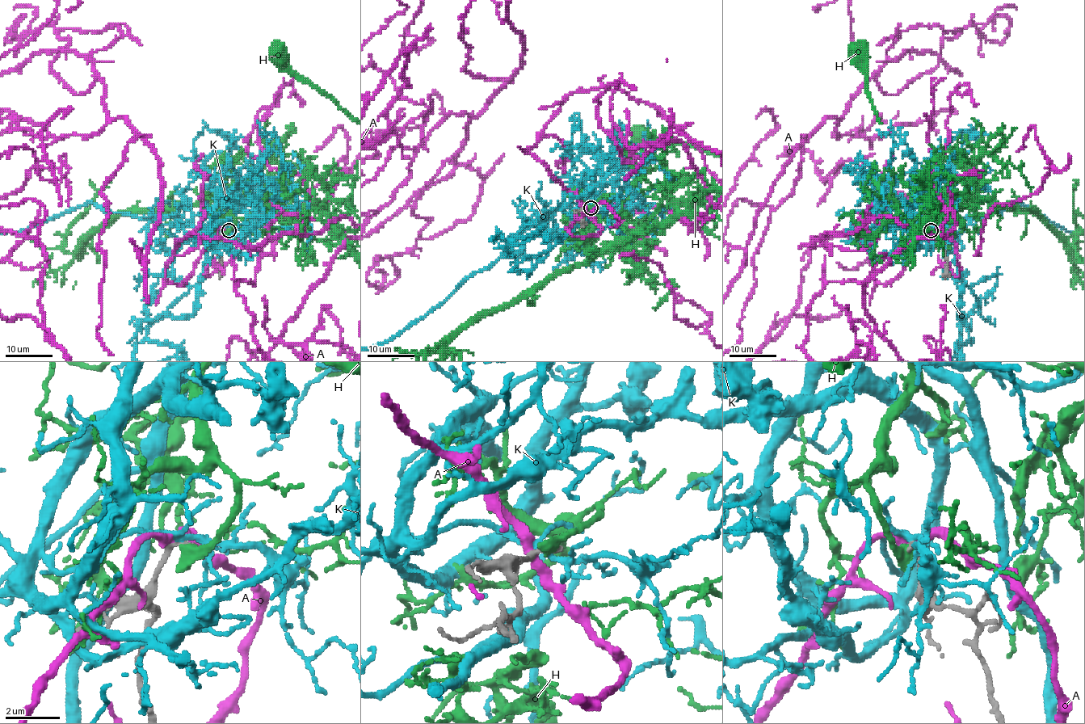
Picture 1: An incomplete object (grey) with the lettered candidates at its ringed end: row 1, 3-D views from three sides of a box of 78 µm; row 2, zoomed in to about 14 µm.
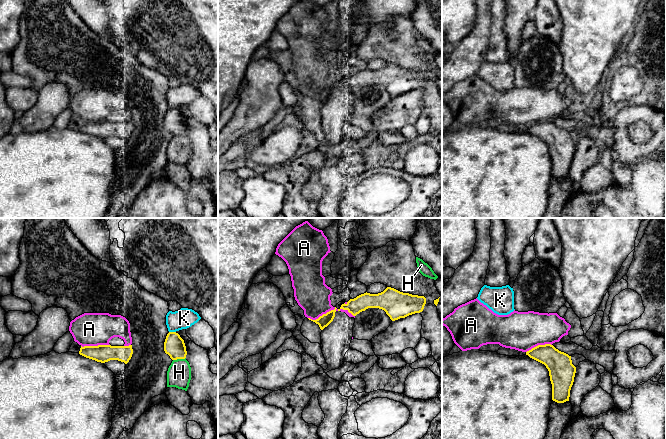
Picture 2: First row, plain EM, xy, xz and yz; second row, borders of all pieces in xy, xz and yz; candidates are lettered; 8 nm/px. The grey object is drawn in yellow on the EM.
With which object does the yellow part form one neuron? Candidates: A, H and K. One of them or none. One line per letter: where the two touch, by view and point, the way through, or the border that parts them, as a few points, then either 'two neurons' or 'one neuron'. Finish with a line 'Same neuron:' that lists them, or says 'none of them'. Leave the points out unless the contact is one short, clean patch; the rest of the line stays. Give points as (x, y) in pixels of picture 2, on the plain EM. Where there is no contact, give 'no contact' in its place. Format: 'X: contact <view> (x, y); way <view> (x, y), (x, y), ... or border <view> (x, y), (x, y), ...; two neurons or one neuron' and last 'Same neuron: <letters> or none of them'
A: contact xz (331, 86); border xz (354, 91), (346, 86), (331, 85), (315, 95), (308, 94); two neurons
H: contact xy (179, 134); two neurons
K: contact xy (172, 108); border xy (169, 107), (175, 108); two neurons
Same neuron: none of them

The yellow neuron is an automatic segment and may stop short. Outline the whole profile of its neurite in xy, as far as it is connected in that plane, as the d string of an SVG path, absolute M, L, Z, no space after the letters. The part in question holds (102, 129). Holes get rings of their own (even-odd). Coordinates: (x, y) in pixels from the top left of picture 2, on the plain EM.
M132 121L129 122L84 122L80 124L79 130L95 136L97 138L105 139L110 136L118 136L127 140L132 133Z

